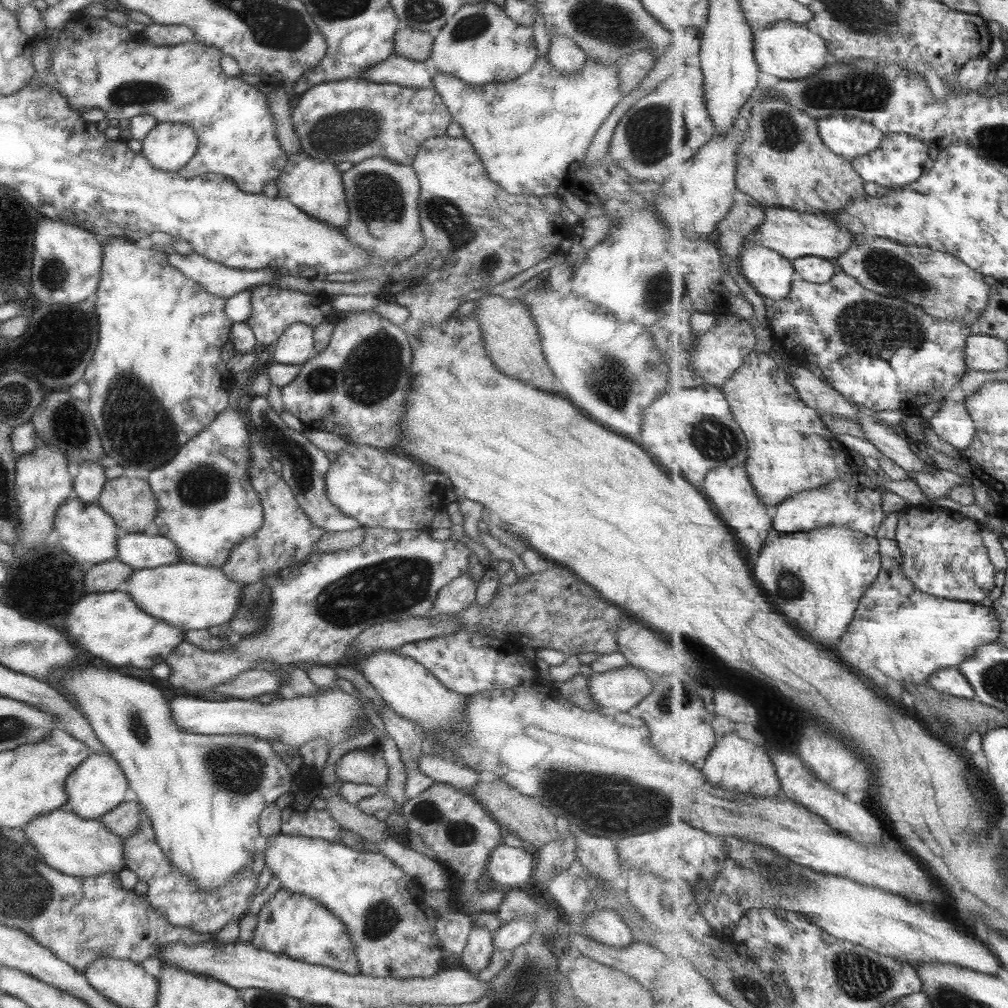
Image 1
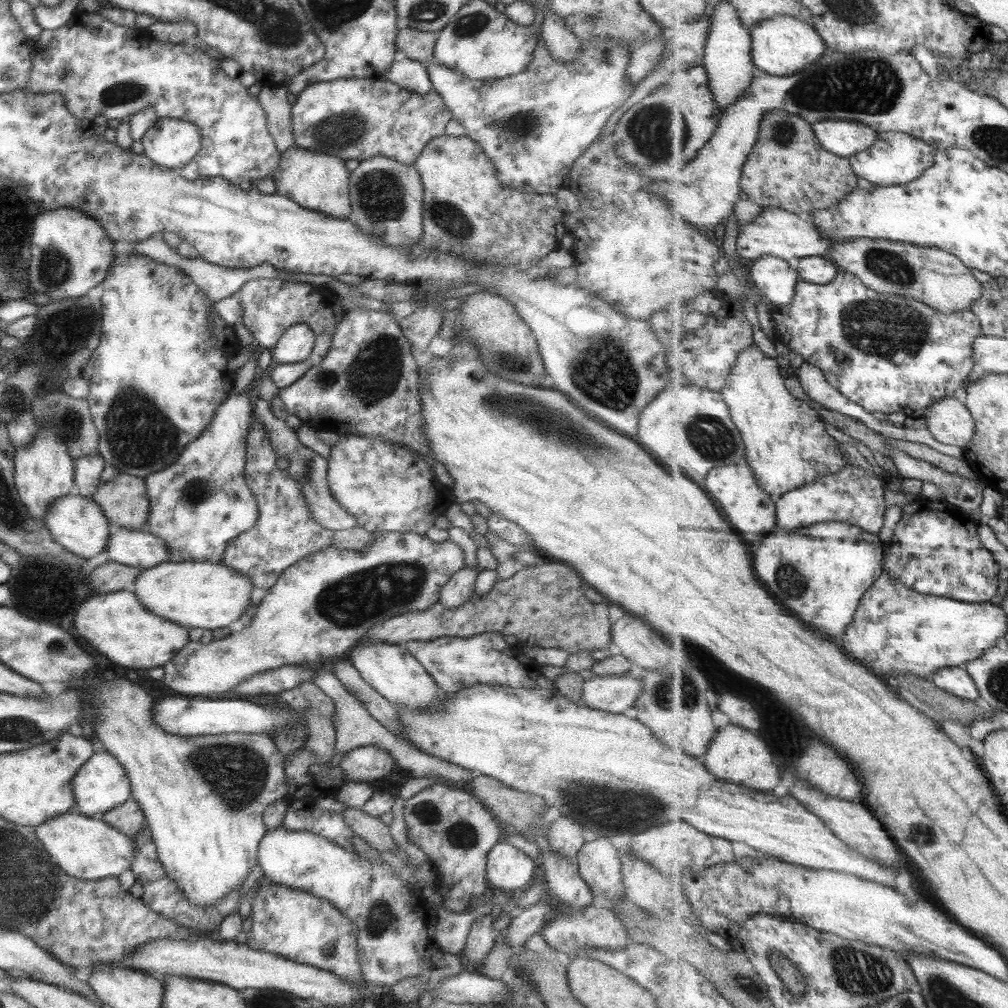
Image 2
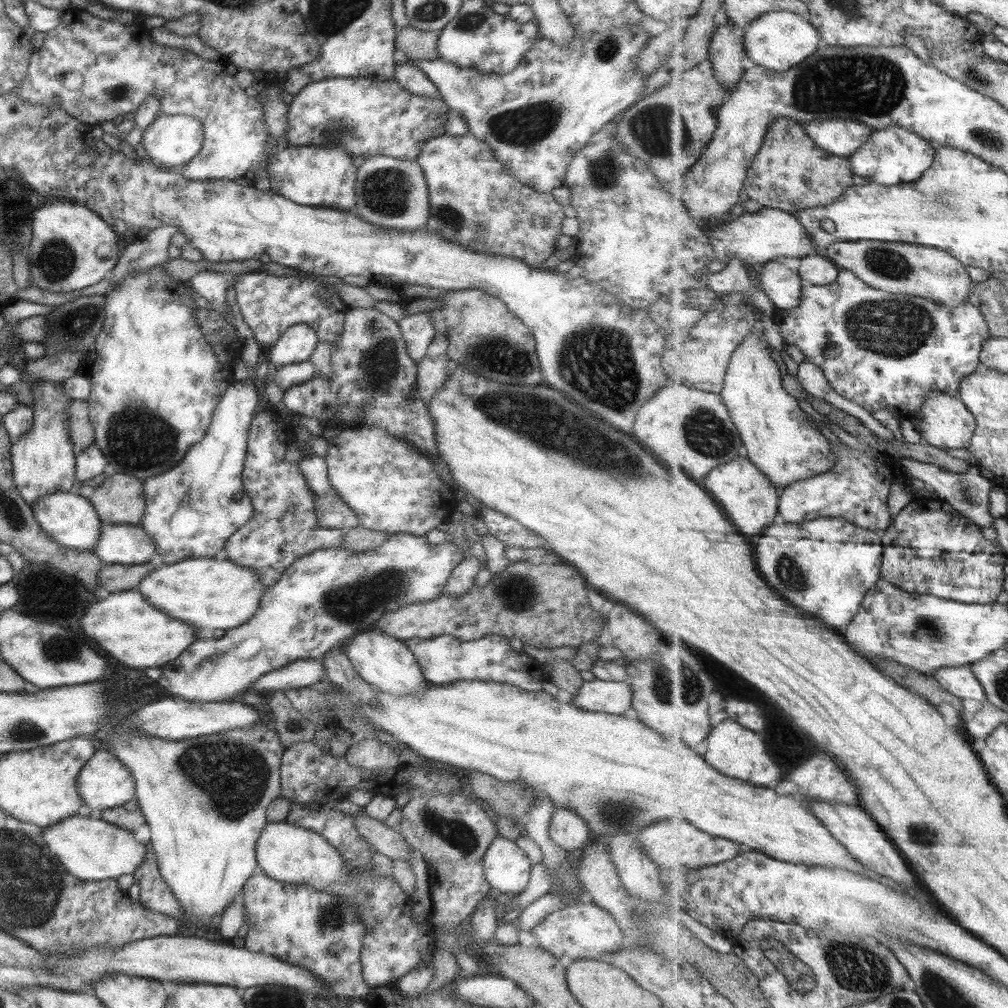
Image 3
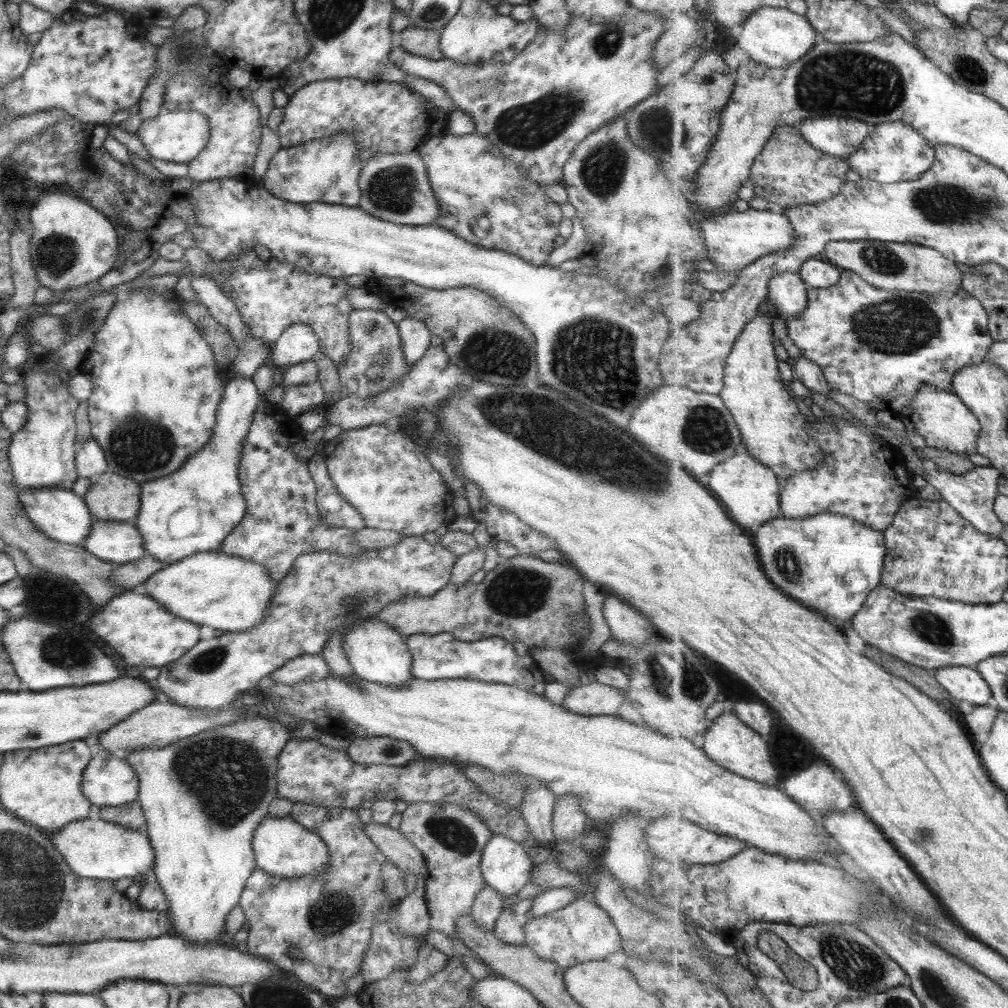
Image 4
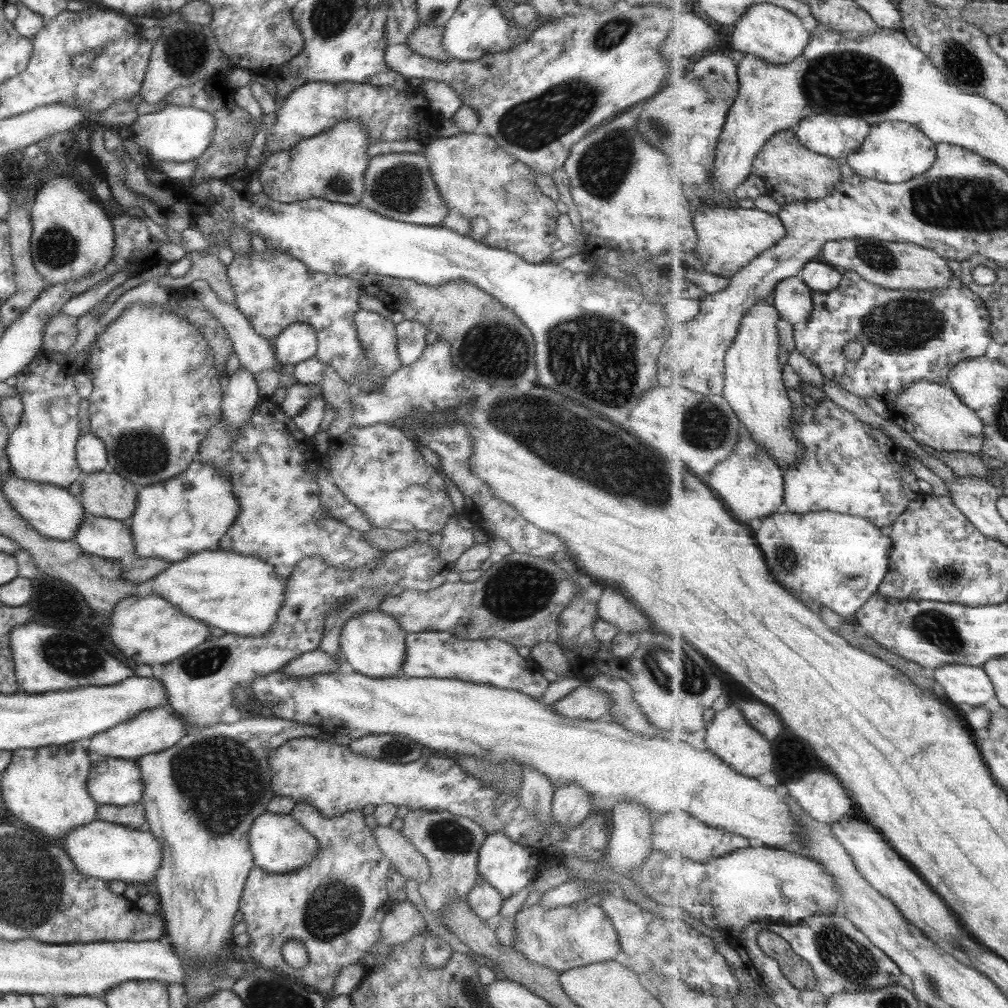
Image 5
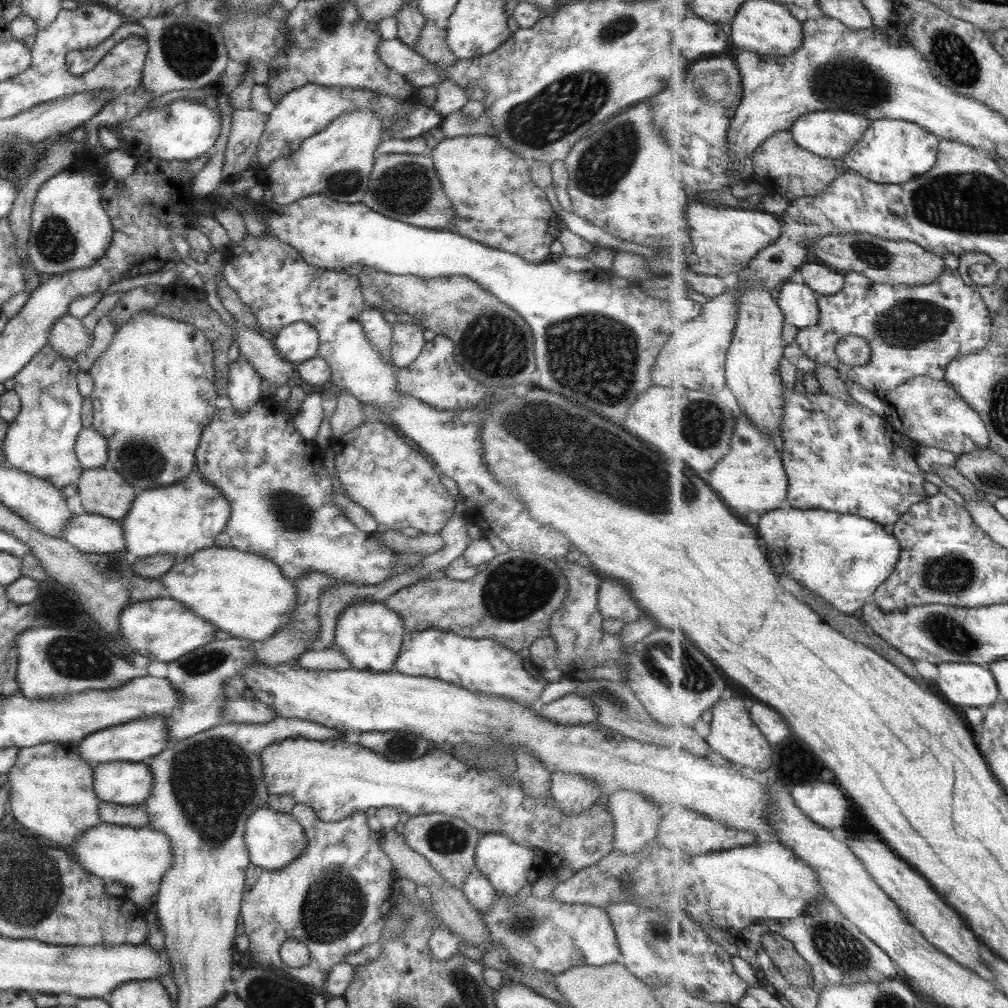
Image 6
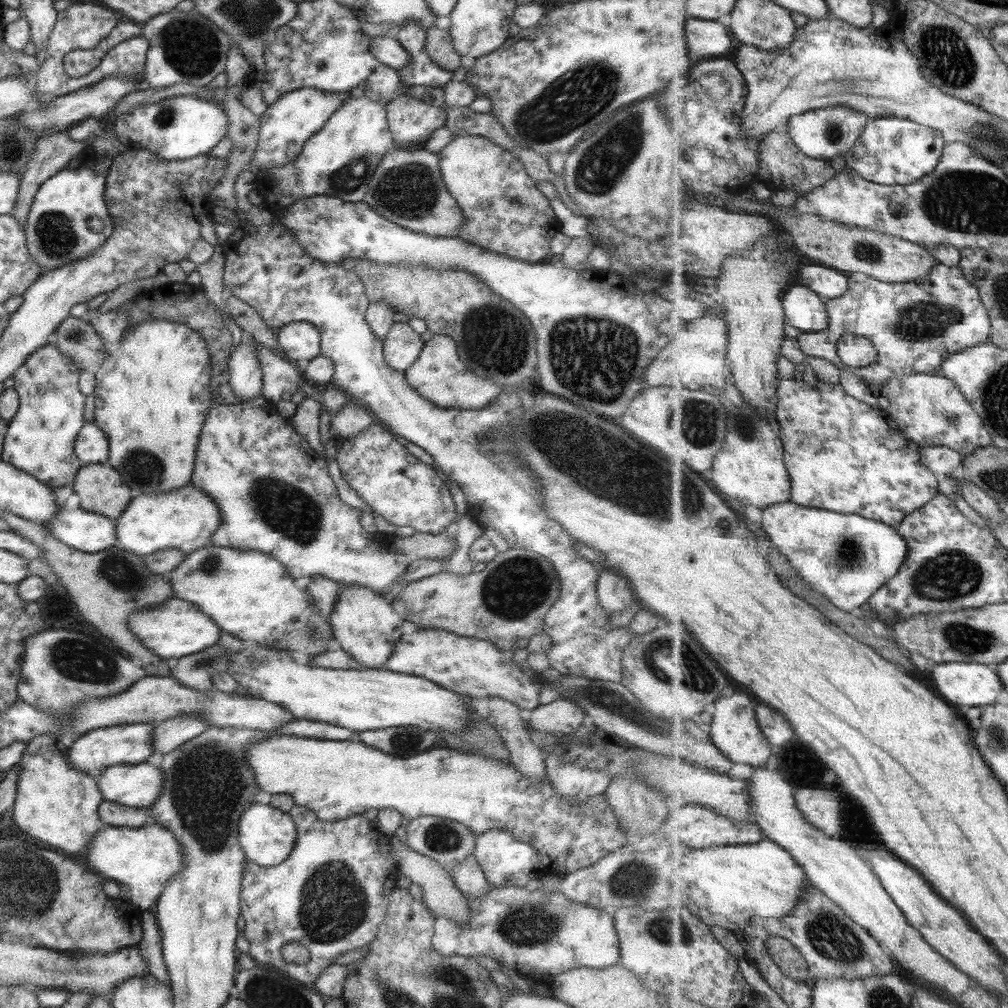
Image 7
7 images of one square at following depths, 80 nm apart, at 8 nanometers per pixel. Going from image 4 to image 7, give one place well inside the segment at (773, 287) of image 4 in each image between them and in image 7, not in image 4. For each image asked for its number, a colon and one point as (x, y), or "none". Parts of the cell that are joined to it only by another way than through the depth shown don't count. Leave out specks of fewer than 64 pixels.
5: (793, 296)
6: (800, 302)
7: (806, 311)

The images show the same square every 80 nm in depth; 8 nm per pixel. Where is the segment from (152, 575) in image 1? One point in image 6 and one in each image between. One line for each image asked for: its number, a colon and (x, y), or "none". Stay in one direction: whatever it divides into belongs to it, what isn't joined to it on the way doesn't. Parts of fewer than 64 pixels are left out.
2: (196, 595)
3: (213, 592)
4: (229, 594)
5: (239, 595)
6: (244, 595)

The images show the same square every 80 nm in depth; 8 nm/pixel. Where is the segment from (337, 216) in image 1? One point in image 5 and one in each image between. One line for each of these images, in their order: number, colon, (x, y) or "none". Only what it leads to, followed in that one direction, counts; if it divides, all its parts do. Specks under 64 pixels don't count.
2: (319, 182)
3: (310, 176)
4: (325, 170)
5: (331, 165)

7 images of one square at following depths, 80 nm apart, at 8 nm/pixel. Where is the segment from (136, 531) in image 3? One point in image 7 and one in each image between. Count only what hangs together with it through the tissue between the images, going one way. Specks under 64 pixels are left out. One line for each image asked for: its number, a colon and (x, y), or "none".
4: (112, 541)
5: (110, 539)
6: (89, 533)
7: (85, 531)

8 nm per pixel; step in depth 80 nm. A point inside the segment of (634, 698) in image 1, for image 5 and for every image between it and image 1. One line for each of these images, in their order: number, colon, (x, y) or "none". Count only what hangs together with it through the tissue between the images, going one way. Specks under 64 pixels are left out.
2: (613, 694)
3: (614, 698)
4: (593, 699)
5: (584, 702)

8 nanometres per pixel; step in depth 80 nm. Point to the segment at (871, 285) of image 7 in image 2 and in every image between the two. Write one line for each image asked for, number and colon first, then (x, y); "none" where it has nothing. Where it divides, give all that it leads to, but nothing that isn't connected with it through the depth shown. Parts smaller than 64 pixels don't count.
2: (887, 352)
3: (884, 351)
4: (881, 347)
5: (909, 335)
6: (915, 331)

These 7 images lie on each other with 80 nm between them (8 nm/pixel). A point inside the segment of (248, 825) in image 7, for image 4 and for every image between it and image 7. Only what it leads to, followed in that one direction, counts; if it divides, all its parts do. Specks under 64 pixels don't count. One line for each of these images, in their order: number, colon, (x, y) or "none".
4: (283, 849)
5: (278, 845)
6: (272, 839)

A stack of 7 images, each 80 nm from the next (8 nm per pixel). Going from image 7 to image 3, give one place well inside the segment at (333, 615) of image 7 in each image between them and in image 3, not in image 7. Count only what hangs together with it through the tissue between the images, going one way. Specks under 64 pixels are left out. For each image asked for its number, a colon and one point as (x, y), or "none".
3: (386, 664)
4: (376, 653)
5: (371, 642)
6: (369, 635)

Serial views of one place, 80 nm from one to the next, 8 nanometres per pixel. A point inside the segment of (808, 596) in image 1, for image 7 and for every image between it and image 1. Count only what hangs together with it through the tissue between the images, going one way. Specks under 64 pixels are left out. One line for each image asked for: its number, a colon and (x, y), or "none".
2: (834, 564)
3: (826, 566)
4: (831, 562)
5: (840, 560)
6: (845, 558)
7: (847, 557)

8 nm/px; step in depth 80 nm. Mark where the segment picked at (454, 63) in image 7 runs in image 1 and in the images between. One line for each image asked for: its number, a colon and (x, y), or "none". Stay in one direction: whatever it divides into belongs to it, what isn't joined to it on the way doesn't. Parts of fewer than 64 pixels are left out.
1: (414, 45)
2: (417, 46)
3: (417, 45)
4: (414, 40)
5: (423, 40)
6: (430, 44)

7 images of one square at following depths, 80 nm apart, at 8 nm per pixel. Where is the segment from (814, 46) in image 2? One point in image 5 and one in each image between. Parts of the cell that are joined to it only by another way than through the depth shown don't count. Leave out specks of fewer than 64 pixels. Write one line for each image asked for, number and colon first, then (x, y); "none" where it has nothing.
3: (779, 41)
4: (778, 37)
5: (772, 33)

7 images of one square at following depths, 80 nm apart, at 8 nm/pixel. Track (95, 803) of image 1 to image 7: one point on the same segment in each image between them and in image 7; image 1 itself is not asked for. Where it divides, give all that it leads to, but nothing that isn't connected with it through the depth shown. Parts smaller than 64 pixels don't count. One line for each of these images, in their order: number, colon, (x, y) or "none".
2: (100, 784)
3: (103, 783)
4: (107, 781)
5: (110, 781)
6: (121, 783)
7: (136, 786)

